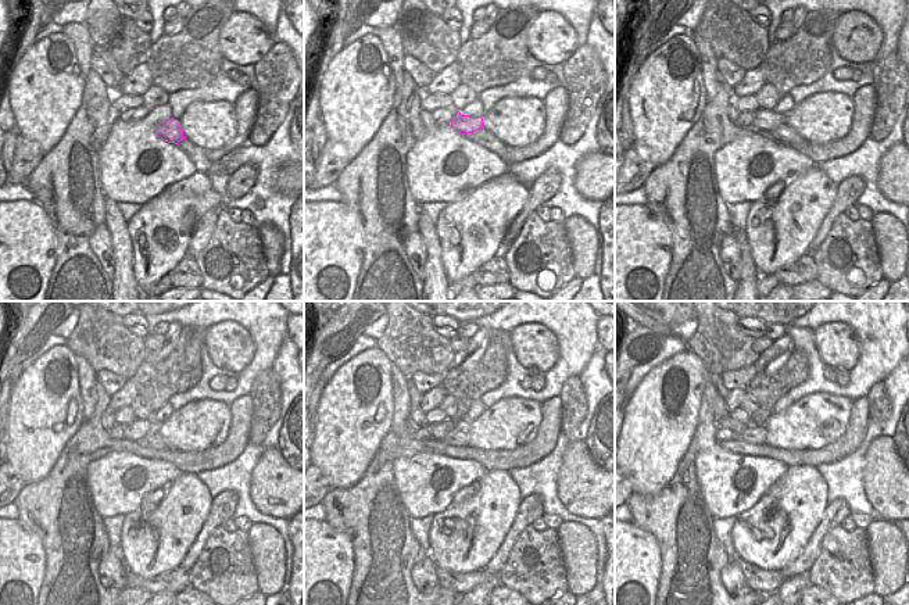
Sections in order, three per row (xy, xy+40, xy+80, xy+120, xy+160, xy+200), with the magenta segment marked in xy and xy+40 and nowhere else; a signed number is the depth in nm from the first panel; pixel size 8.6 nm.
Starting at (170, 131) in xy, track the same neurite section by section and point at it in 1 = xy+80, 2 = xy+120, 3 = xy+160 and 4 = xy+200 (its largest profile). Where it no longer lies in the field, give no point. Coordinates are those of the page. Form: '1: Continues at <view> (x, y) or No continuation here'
1: Continues at xy+80 (765, 120)
2: Continues at xy+120 (135, 430)
3: Continues at xy+160 (440, 430)
4: Continues at xy+200 (726, 422).

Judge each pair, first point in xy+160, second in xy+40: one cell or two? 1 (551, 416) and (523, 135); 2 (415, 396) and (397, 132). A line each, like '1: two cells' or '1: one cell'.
1: two cells
2: one cell

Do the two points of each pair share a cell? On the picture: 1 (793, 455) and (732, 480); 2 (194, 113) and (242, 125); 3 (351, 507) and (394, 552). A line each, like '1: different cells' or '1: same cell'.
1: different cells
2: different cells
3: same cell

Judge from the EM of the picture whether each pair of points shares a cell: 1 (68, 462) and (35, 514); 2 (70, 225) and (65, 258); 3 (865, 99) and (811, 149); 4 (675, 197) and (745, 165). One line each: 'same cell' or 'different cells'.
1: same cell
2: same cell
3: same cell
4: different cells

